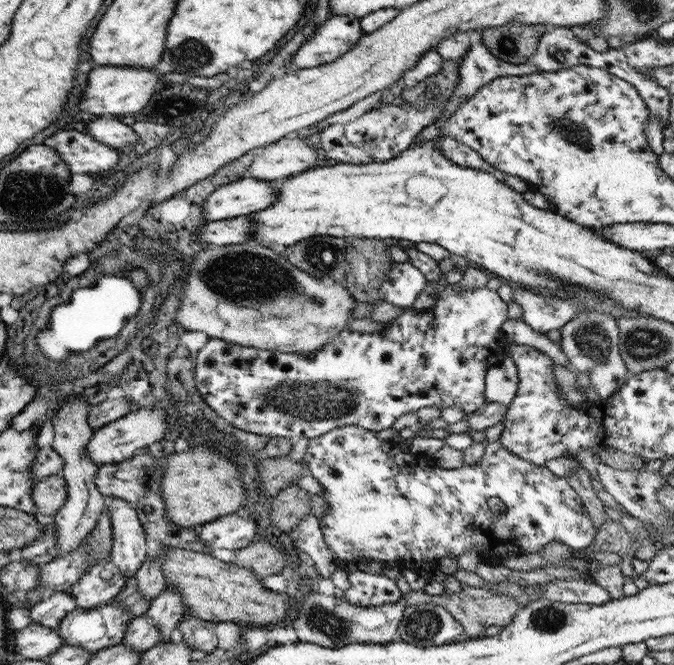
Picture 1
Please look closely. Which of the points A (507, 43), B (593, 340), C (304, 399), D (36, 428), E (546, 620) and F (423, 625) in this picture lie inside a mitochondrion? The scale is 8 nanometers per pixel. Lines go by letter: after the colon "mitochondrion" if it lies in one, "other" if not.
A: mitochondrion
B: mitochondrion
C: mitochondrion
D: other
E: mitochondrion
F: mitochondrion

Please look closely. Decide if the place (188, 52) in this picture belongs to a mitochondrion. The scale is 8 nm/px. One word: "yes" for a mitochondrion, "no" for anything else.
yes

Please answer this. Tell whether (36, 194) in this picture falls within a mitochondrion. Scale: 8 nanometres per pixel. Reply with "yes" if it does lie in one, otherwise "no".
yes

